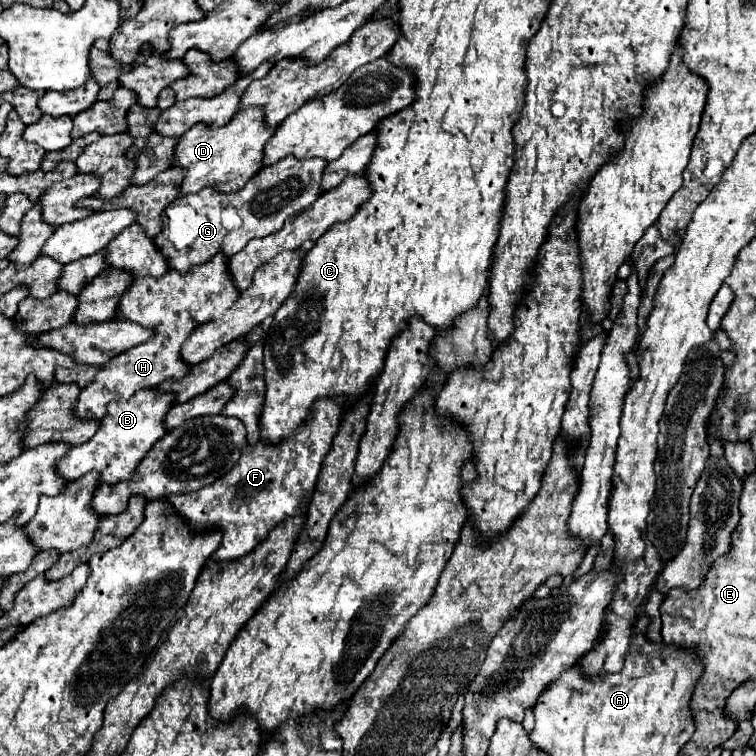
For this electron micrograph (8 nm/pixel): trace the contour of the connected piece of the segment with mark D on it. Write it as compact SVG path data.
M247 108L245 112L237 112L229 120L229 124L221 128L205 128L205 124L197 124L187 130L183 136L179 136L175 156L171 160L171 166L185 170L181 182L181 196L195 194L205 186L225 194L241 190L253 178L253 174L261 170L263 148L275 130L277 128L265 124L261 108Z

